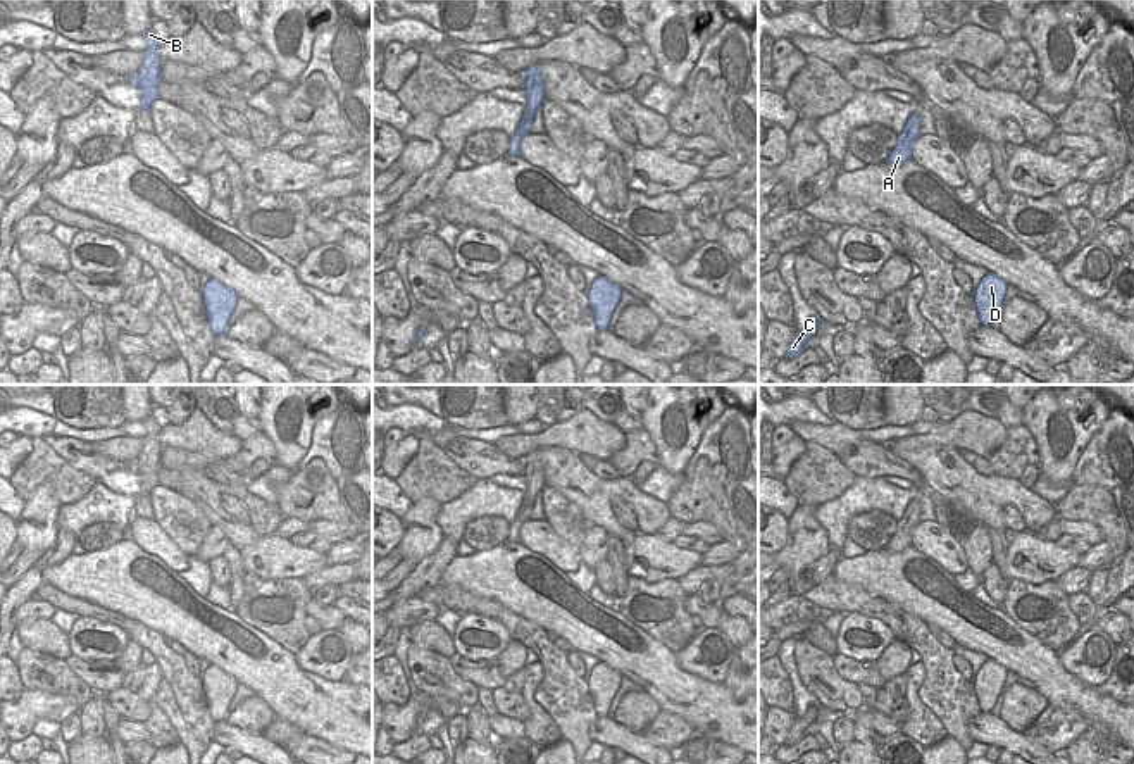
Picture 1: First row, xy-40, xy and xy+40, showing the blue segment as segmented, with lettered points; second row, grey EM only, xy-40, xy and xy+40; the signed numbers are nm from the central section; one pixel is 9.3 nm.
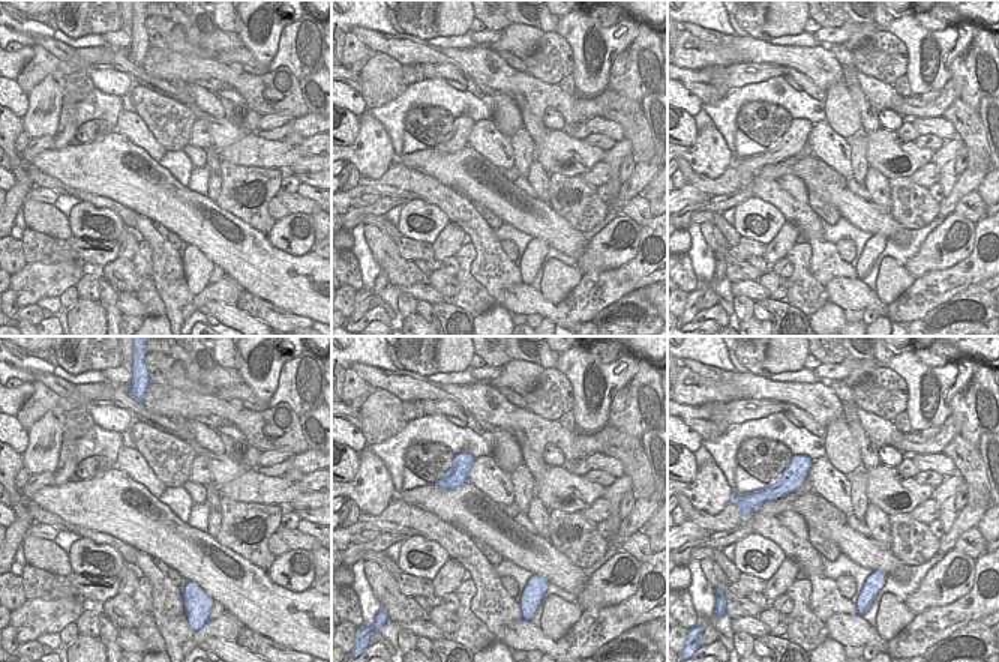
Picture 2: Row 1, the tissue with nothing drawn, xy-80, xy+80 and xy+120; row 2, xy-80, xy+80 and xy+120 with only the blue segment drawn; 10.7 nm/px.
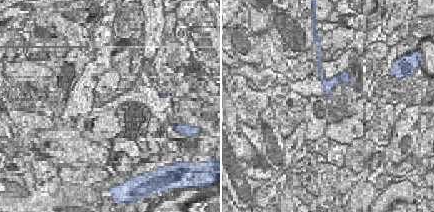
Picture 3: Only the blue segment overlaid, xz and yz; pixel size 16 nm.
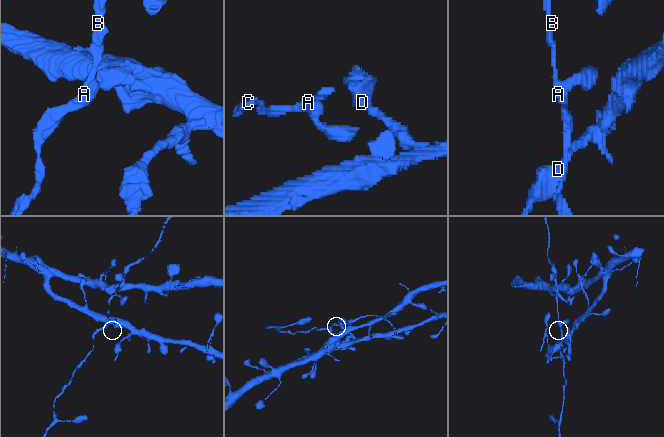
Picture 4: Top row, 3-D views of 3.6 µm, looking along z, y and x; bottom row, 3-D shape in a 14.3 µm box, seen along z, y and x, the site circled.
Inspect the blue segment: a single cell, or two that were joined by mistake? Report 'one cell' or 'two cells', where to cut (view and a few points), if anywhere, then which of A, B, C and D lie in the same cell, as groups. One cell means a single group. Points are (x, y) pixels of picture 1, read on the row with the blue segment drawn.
one cell | no cut | A B C D

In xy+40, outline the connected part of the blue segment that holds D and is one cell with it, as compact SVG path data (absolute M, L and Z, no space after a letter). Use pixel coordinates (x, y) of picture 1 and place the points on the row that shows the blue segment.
M988 272L975 288L974 305L982 326L991 326L1006 293L1006 281Z

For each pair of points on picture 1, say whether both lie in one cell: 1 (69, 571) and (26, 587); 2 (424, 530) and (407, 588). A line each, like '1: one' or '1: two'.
1: two
2: two

